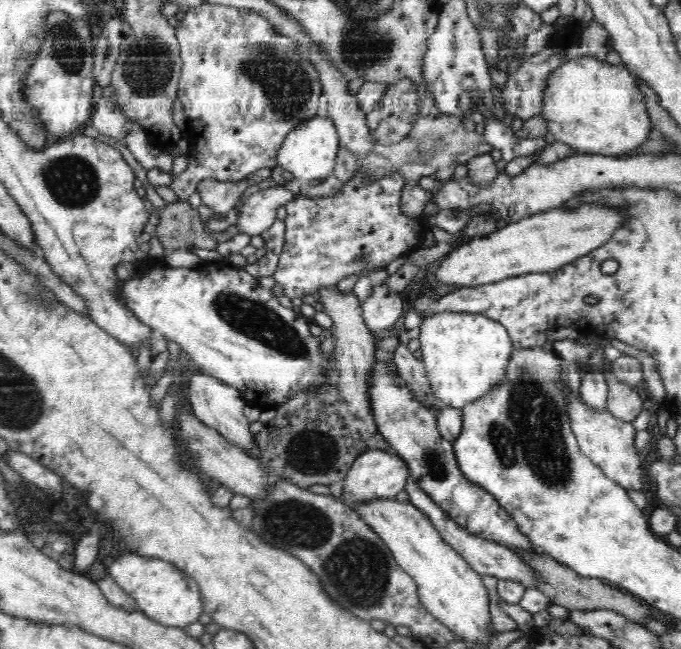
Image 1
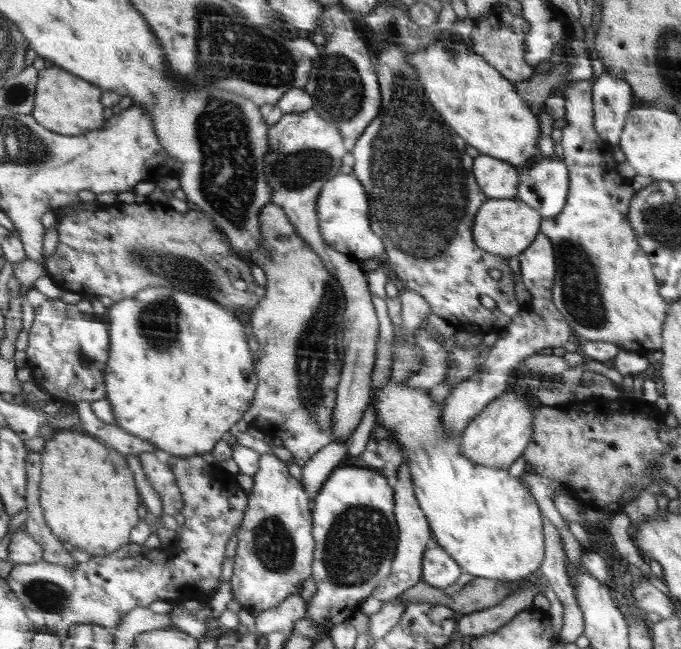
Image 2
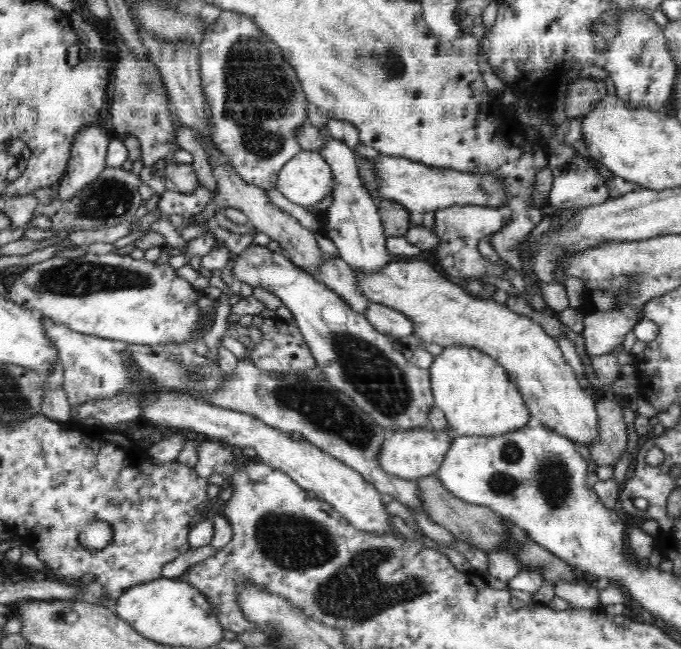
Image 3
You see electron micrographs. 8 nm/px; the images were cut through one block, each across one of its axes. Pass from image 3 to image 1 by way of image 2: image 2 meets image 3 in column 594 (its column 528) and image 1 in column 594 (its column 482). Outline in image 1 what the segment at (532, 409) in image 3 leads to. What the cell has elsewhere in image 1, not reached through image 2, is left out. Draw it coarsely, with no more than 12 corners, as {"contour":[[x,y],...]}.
{"contour":[[570,388],[579,449],[626,490],[644,486],[631,422]]}

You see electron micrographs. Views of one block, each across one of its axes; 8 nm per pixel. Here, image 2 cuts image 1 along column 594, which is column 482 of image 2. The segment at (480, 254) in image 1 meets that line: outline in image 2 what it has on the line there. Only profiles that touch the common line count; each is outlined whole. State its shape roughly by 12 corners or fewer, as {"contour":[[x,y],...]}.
{"contour":[[488,199],[475,243],[505,259],[542,232],[543,216],[524,201]]}

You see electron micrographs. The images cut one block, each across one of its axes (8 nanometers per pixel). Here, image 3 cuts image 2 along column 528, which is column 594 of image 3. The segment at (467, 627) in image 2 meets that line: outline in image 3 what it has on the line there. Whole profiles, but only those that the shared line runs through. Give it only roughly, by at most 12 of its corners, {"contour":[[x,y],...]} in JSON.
{"contour":[[580,582],[555,584],[572,609],[600,609],[600,591]]}

